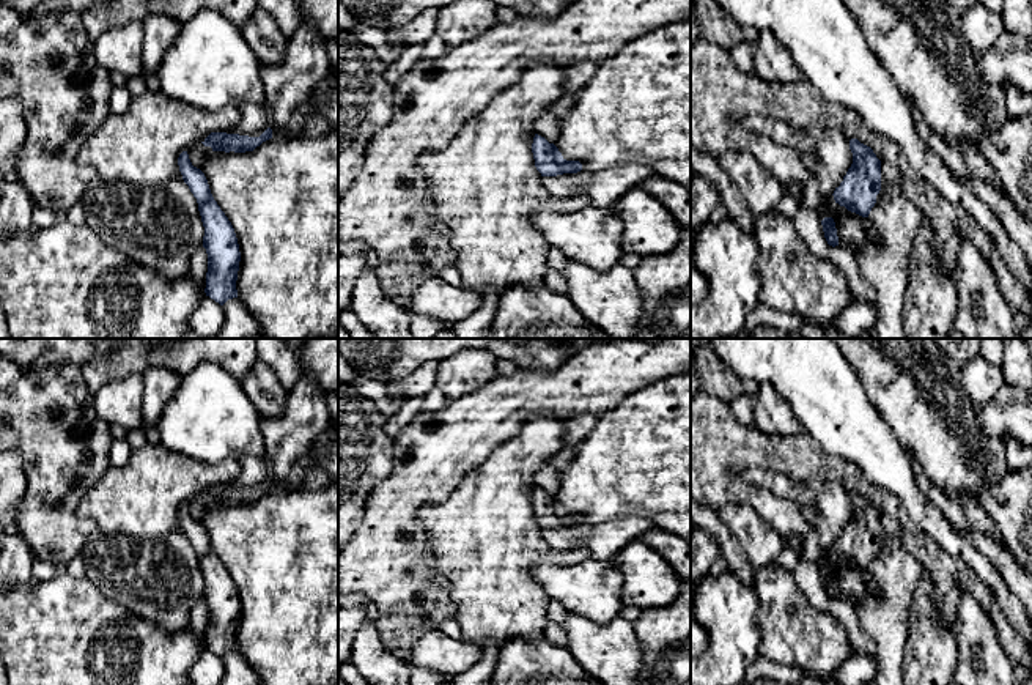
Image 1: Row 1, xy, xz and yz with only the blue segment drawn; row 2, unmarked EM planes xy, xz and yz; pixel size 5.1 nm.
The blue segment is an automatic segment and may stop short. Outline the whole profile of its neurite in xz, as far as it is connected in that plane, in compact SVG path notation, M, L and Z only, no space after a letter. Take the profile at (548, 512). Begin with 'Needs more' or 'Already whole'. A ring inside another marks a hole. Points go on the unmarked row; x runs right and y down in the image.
Already whole. M535 487L532 496L535 520L541 529L557 529L563 526L577 526L582 523L579 513L566 513L554 496Z

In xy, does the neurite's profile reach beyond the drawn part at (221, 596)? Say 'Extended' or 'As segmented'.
As segmented

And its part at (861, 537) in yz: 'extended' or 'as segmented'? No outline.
as segmented

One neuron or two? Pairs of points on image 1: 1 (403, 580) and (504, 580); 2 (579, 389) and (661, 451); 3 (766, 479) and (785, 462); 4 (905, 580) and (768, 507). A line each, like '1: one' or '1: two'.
1: two
2: two
3: two
4: two

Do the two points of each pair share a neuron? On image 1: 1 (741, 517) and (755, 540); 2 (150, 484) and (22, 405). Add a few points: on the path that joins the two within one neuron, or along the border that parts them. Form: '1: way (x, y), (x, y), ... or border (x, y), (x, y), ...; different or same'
1: way (748, 523), (754, 534); same
2: border (110, 465), (85, 493); different

